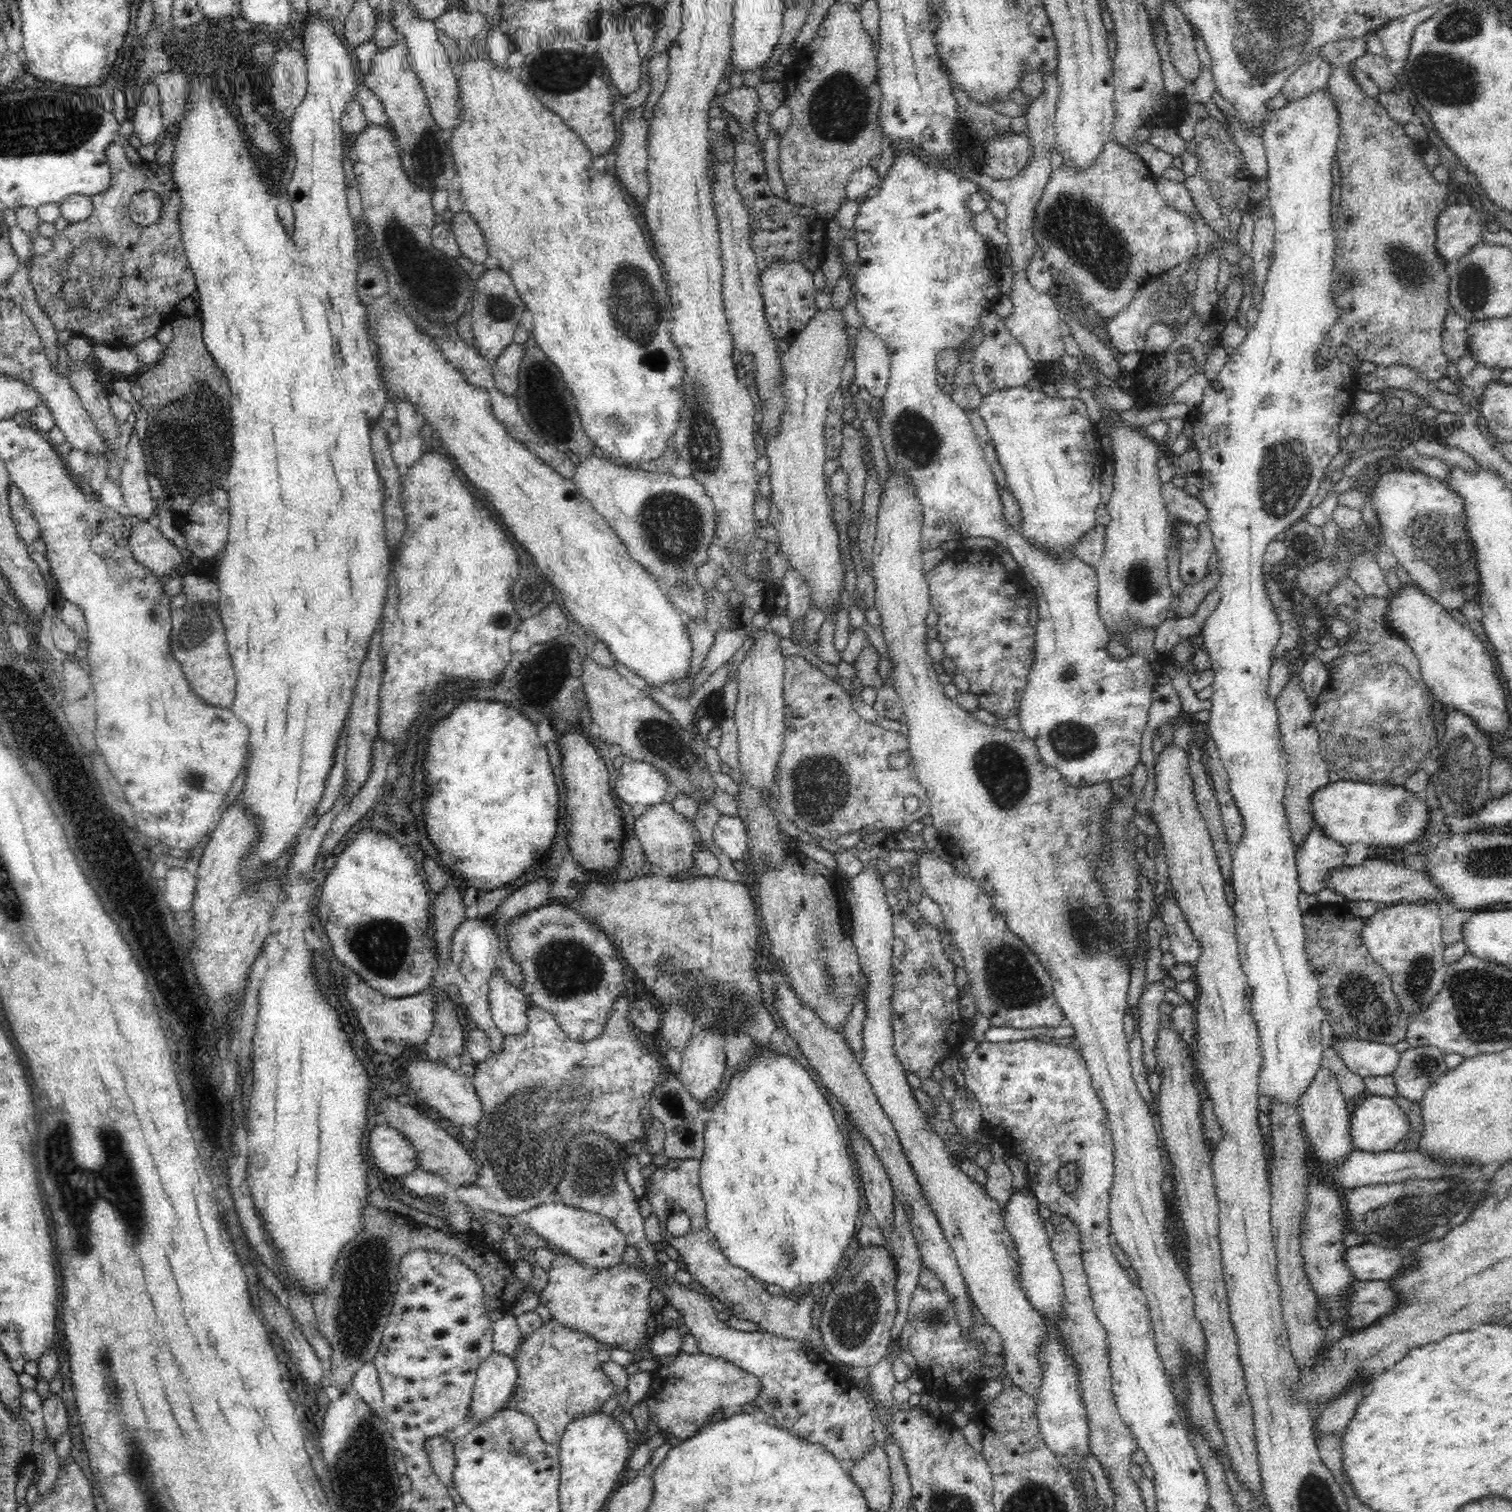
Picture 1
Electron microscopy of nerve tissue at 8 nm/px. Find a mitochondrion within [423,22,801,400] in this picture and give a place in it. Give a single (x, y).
(632, 310)

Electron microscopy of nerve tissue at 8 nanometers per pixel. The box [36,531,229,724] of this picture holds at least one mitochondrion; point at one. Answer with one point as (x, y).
(193, 626)

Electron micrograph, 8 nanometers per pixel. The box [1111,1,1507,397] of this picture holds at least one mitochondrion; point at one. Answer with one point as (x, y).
(1443, 77)

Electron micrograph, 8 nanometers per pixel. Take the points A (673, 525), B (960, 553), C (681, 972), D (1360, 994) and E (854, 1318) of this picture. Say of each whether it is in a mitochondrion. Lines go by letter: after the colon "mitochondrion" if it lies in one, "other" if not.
A: mitochondrion
B: other
C: mitochondrion
D: mitochondrion
E: mitochondrion

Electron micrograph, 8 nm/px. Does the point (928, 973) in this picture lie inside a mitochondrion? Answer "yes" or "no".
yes

